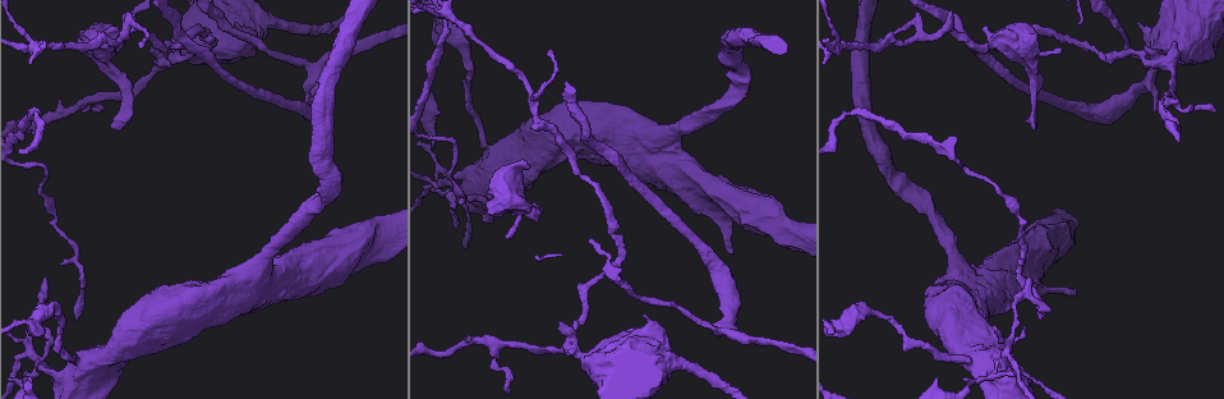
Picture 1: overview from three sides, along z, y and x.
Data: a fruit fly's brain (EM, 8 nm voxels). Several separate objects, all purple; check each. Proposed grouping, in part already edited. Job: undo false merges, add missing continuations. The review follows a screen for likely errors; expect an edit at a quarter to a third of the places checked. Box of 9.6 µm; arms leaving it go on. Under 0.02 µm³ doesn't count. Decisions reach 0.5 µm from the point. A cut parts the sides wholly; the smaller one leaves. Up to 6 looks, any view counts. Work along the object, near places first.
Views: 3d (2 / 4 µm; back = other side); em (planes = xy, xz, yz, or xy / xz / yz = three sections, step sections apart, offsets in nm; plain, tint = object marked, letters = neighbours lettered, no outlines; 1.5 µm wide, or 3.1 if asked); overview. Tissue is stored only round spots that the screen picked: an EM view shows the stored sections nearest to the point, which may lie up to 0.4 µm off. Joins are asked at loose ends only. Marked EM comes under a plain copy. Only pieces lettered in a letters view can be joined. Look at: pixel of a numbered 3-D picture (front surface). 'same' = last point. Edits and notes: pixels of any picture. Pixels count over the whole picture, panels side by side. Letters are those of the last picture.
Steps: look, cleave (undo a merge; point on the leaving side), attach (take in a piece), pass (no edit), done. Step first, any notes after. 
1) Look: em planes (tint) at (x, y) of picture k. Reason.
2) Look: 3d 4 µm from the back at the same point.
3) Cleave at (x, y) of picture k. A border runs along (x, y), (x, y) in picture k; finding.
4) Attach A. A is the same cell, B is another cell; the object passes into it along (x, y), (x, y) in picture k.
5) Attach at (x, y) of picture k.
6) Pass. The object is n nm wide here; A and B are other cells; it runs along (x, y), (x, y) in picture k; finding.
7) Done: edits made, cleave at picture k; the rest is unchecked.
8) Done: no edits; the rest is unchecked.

Look: 3d 4 µm from the back at (140, 46) of picture 1.

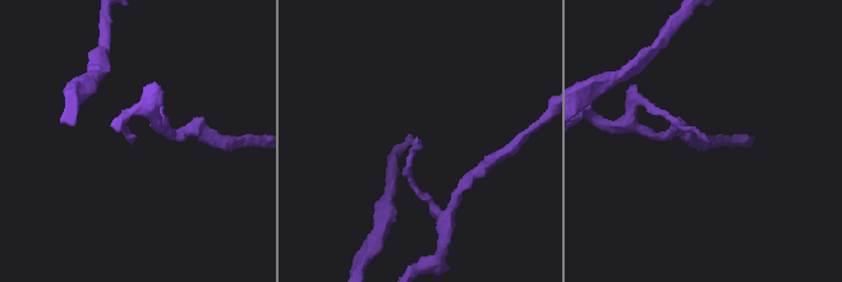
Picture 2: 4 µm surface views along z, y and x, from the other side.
Look: em xz step 4 (letters) at (416, 139) of picture 2.

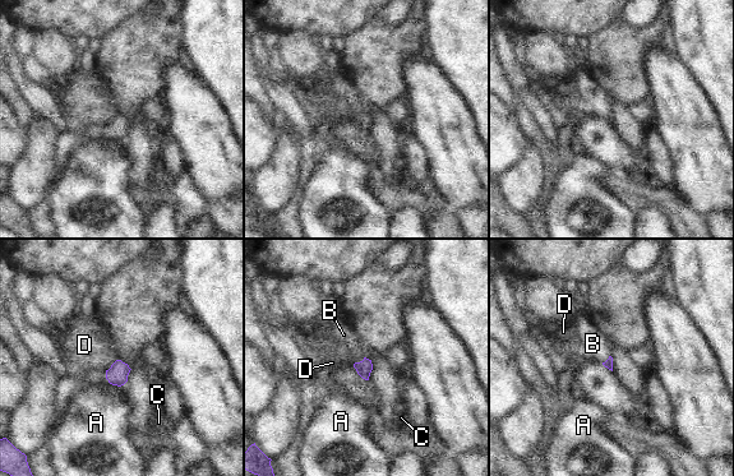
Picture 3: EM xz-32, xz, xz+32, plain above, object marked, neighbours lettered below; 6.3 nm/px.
Attach B. B is the same cell, A, C and D are other cells; the object passes into it along (364, 368), (360, 361), (344, 334) in picture 3; the cell continues.

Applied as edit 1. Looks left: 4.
Look: overview.

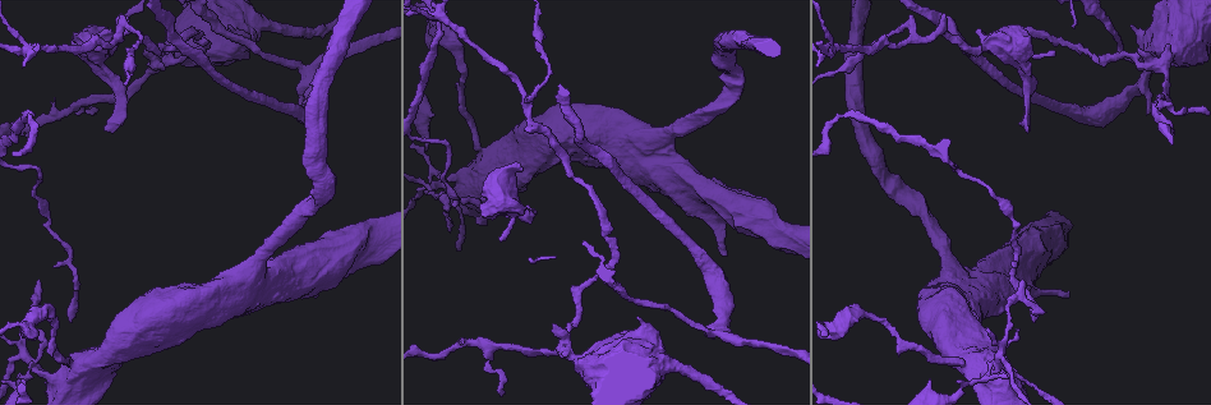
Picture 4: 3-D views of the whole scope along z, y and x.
Look: em planes (letters) at (724, 256) of picture 4. Branch stops here.

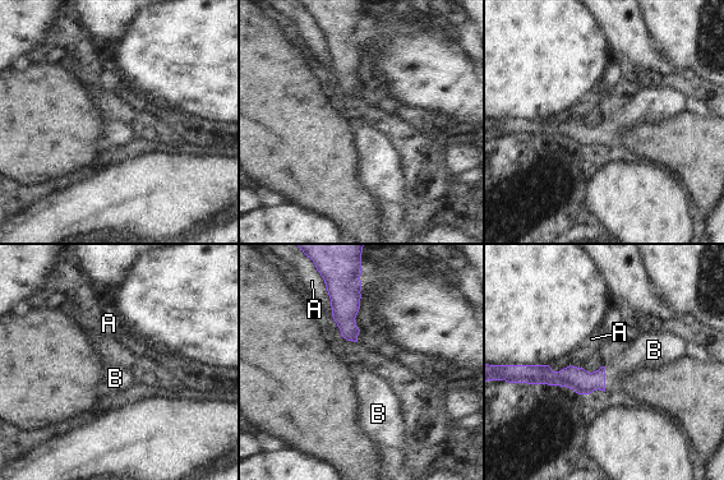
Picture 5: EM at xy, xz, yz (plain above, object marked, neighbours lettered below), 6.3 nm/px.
Attach B. The longest contact is with A, 190 nm; B is the same cell, A is another cell; the object passes into it along (582, 382), (604, 379), (636, 356) in picture 5; the cell continues.

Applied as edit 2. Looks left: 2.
Look: em planes (tint) at (104, 131) of picture 4. Free end.

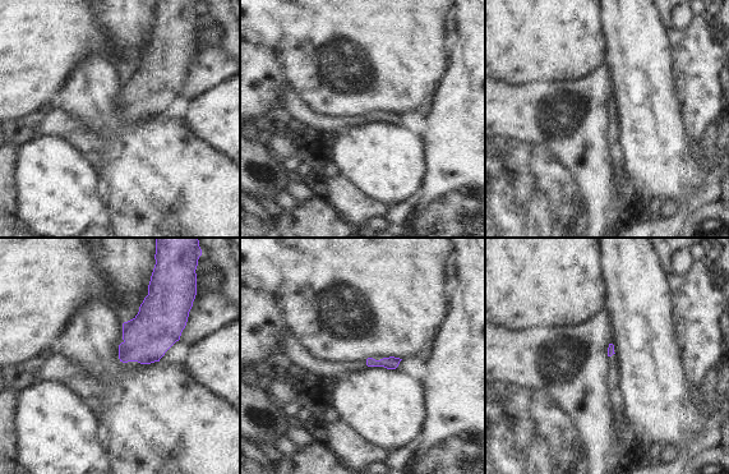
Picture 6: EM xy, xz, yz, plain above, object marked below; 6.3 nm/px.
Look: em planes (letters) at the same point.

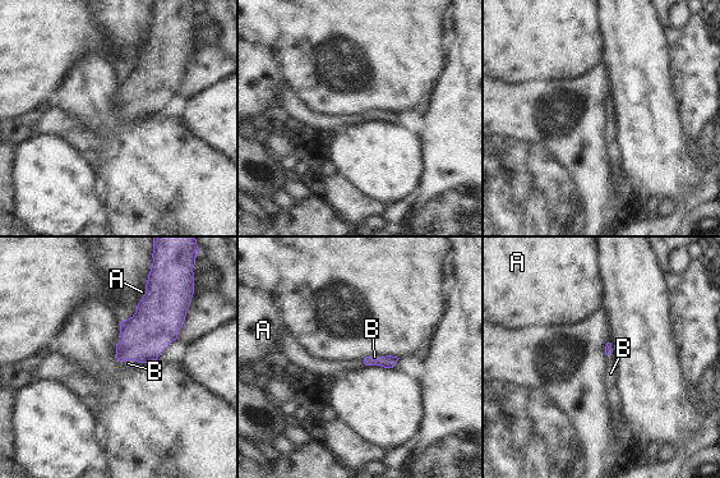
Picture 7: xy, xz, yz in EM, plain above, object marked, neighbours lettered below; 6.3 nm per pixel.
Attach B. The longest contact is with B, 130 nm; B is the same cell, A is another cell; the object passes into it along (144, 336), (130, 359), (128, 363) in picture 7; the cell continues.

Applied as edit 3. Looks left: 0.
Done: edits made, attach at picture 3, attach at picture 5, attach at picture 7; the rest is unchecked.

